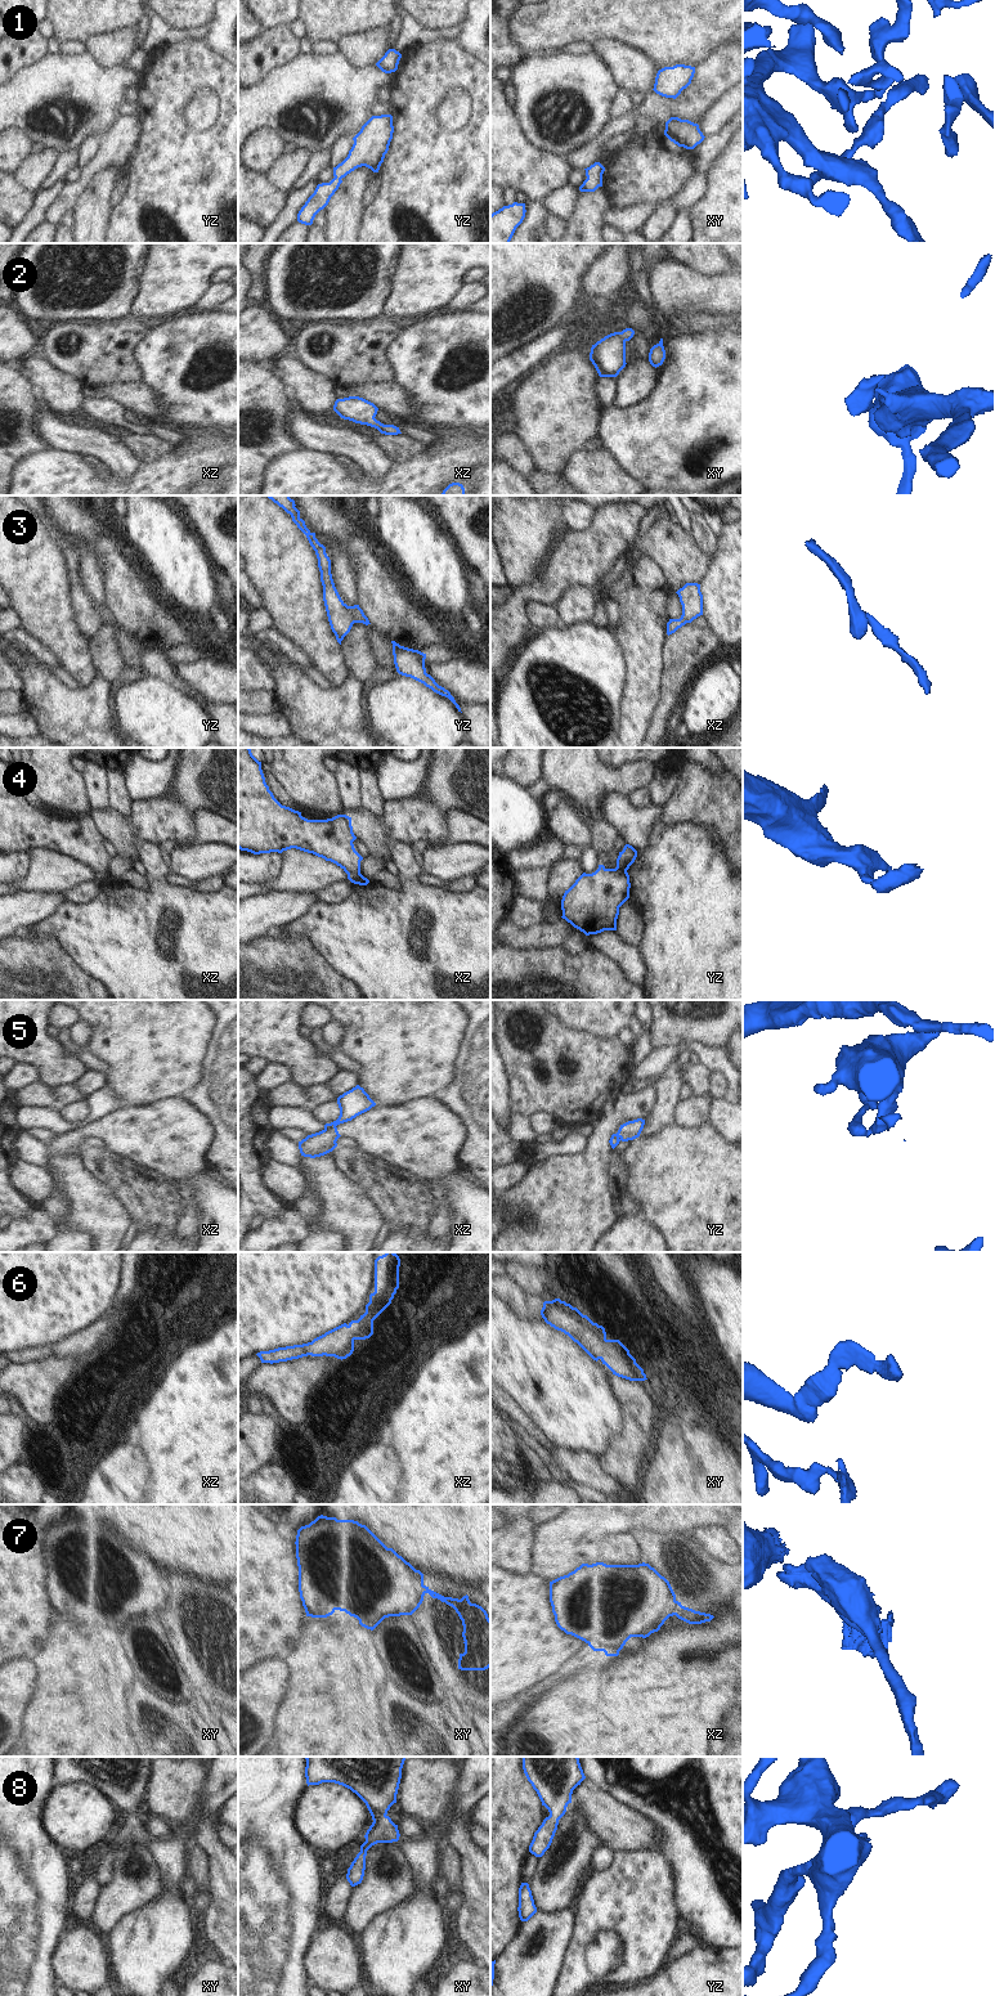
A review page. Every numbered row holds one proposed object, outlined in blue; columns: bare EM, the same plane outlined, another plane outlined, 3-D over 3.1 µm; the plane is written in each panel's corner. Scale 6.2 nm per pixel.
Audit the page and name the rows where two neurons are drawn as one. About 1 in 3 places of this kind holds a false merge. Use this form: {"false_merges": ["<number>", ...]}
{"false_merges": ["4", "5", "7"]}

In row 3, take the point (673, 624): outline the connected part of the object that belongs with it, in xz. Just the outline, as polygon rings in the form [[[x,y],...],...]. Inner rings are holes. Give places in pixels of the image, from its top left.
[[[686,583],[676,592],[682,605],[682,615],[680,619],[669,619],[667,623],[667,634],[674,633],[678,628],[686,623],[691,623],[698,616],[703,615],[703,595],[700,592],[700,584]]]

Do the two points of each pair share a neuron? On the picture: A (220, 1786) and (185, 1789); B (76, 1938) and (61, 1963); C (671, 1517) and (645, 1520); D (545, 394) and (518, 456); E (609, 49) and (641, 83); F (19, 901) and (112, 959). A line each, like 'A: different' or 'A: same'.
A: different
B: same
C: same
D: different
E: same
F: different

